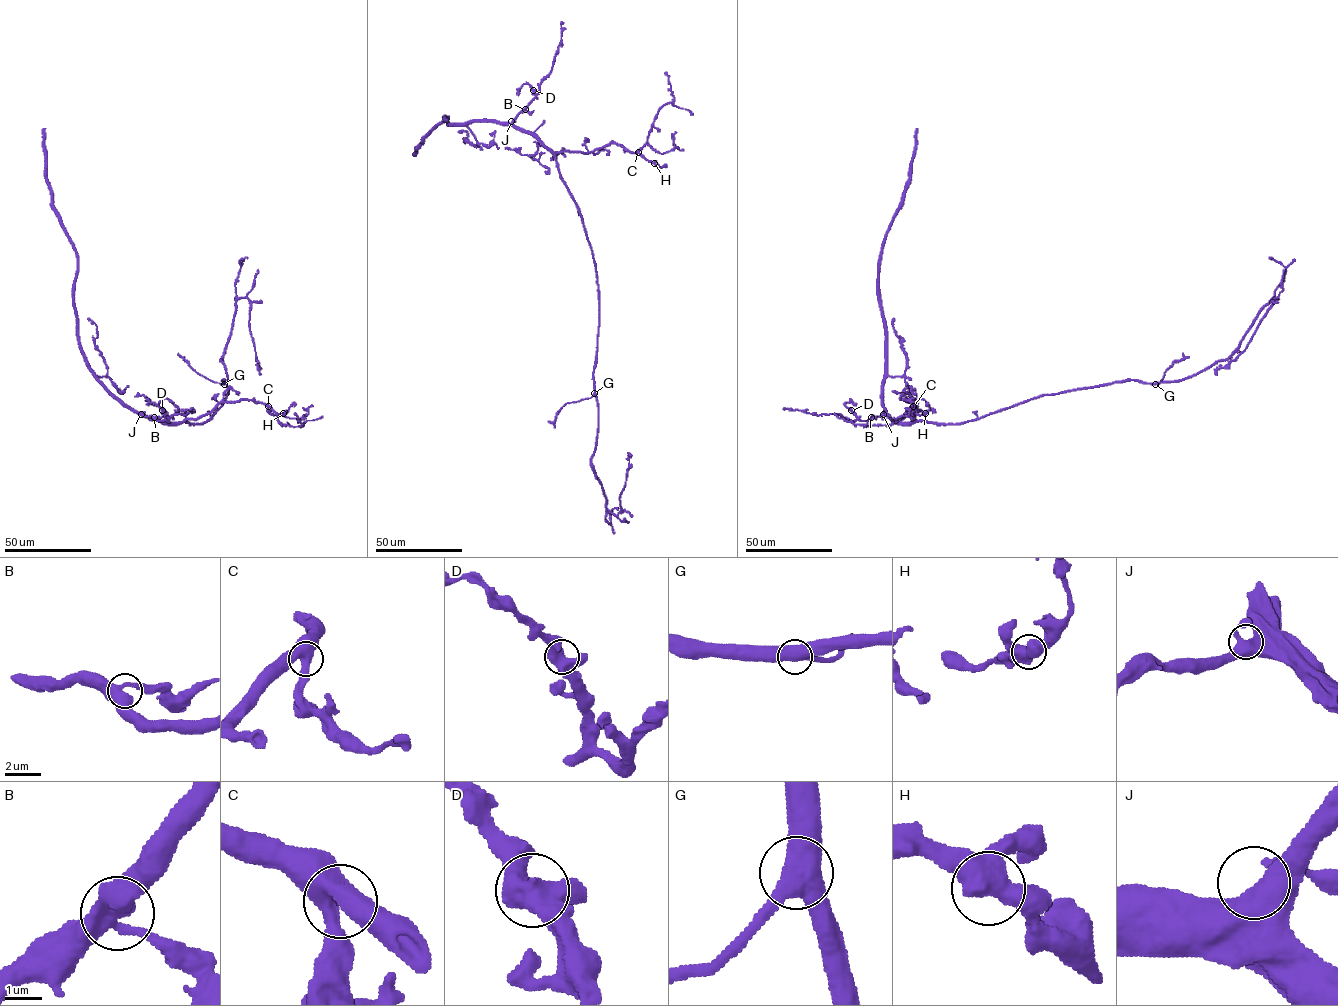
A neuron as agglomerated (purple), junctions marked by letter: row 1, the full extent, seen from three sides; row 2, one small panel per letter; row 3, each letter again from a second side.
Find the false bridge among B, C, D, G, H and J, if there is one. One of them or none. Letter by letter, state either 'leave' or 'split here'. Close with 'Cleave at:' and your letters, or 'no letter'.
B: leave
C: leave
D: leave
G: leave
H: leave
J: leave
Cleave at: no letter

